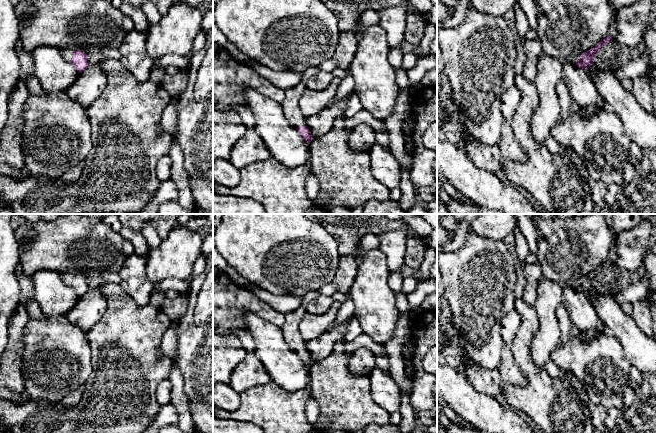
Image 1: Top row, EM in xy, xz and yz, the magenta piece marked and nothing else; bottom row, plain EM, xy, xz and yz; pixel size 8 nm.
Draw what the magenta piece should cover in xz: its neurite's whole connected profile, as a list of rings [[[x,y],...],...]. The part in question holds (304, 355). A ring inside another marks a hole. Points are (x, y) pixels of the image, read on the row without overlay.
[[[318,291],[308,292],[304,295],[302,305],[298,309],[285,314],[285,322],[281,326],[285,342],[298,354],[308,368],[310,368],[314,362],[312,361],[309,352],[305,349],[306,341],[301,336],[298,326],[303,315],[307,312],[307,304],[318,296]]]

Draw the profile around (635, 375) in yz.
[[[632,366],[630,369],[630,385],[623,396],[624,408],[627,408],[632,404],[635,394],[640,388],[641,384],[642,373],[637,368]]]

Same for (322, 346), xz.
[[[346,320],[336,325],[331,331],[324,332],[313,340],[306,341],[305,349],[309,352],[313,362],[328,357],[332,353],[334,346],[344,341],[348,325],[349,320]]]

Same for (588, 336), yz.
[[[589,329],[587,331],[578,331],[579,338],[584,343],[590,343],[594,339],[602,336],[605,333],[607,333],[607,332],[602,332],[602,331],[599,331],[596,329]]]

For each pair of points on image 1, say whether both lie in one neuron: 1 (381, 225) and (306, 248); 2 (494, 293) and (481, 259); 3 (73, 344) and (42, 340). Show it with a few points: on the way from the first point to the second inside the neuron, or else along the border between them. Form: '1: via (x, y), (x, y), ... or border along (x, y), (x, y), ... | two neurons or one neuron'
1: border along (320, 224), (336, 241), (337, 251), (340, 255) | two neurons
2: via (486, 285), (481, 280), (481, 267) | one neuron
3: via (65, 344), (50, 344) | one neuron

